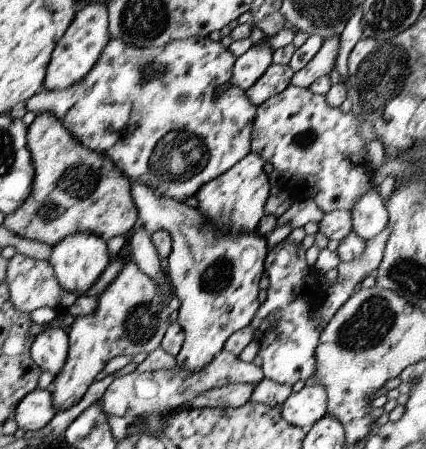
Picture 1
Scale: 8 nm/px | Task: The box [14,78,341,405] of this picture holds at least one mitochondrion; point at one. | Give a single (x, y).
(179, 156)

